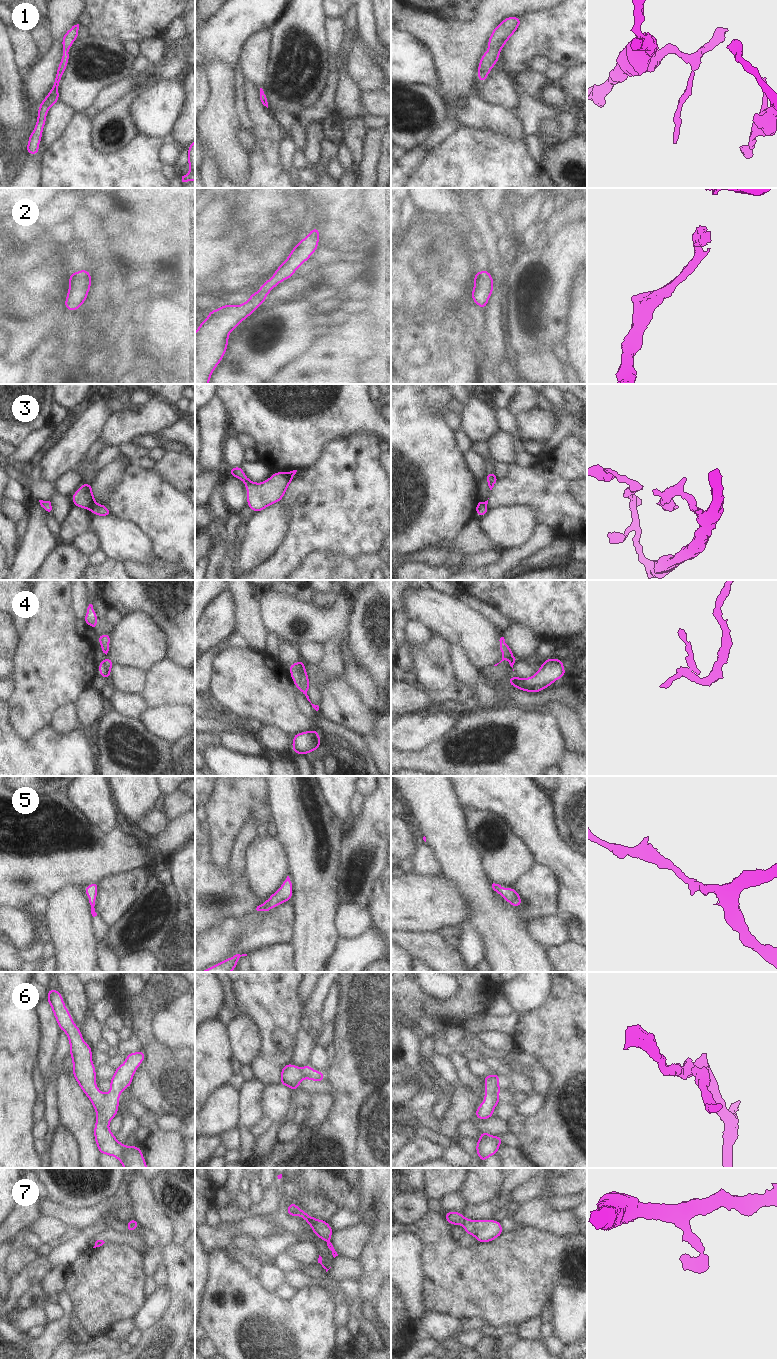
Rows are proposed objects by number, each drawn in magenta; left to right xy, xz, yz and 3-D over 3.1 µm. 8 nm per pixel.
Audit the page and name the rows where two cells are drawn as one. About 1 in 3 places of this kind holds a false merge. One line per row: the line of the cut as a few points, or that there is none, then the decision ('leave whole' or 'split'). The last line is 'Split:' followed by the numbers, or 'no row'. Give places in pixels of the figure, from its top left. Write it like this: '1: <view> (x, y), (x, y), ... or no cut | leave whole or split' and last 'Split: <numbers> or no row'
1: no cut | leave whole
2: no cut | leave whole
3: xy (95, 502), (90, 510) | split
4: xz (309, 683), (305, 695) | split
5: no cut | leave whole
6: no cut | leave whole
7: no cut | leave whole
Split: 3, 4

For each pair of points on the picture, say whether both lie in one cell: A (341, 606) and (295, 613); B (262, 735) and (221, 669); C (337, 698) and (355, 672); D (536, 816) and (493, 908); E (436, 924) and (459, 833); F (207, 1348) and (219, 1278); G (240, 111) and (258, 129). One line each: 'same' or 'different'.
A: same
B: different
C: different
D: different
E: different
F: different
G: different

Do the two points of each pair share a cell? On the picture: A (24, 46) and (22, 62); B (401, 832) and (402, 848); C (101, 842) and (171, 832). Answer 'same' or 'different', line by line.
A: same
B: same
C: same

